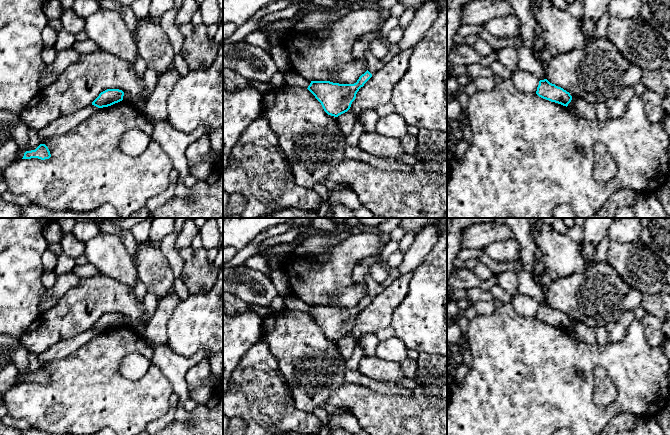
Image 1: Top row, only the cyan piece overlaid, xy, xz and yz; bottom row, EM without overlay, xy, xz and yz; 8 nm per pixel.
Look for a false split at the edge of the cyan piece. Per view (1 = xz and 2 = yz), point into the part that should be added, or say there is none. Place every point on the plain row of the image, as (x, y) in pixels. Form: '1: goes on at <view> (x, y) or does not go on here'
1: does not go on here
2: does not go on here

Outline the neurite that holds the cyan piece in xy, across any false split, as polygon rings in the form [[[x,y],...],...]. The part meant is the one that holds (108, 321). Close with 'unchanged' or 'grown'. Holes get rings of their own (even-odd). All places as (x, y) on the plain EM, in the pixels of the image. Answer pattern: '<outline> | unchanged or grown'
[[[107,313],[99,318],[92,329],[103,332],[111,330],[123,324],[124,316],[119,313]]] | unchanged

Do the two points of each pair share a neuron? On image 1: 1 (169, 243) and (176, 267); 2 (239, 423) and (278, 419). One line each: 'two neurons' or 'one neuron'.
1: one neuron
2: two neurons

